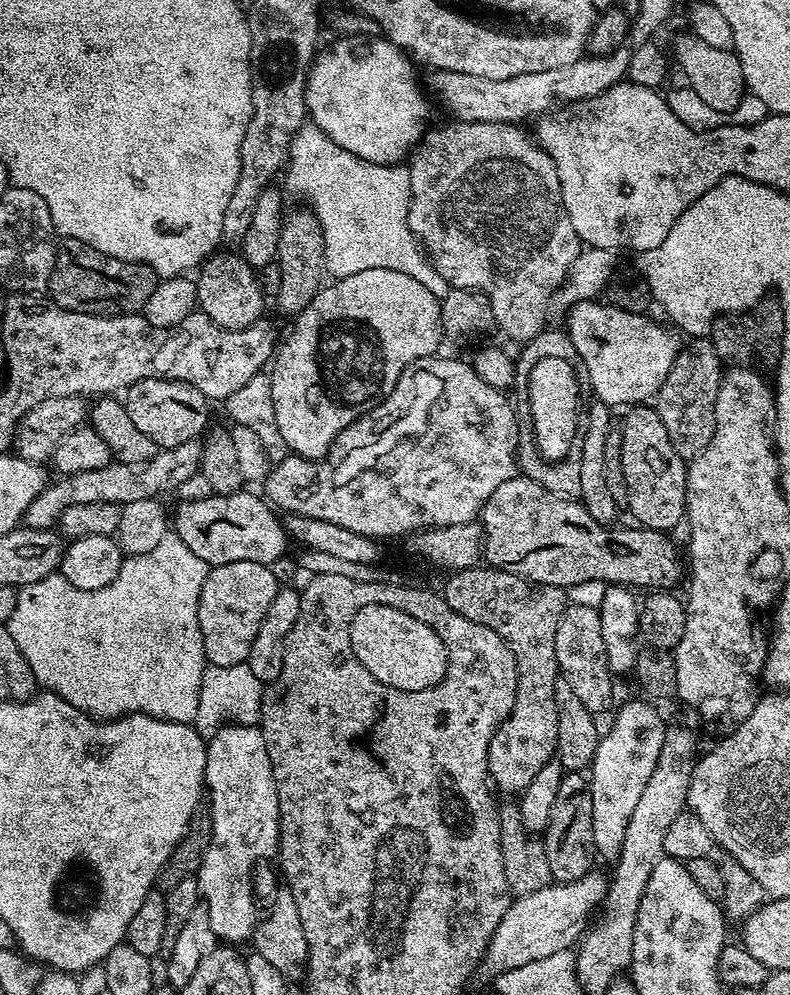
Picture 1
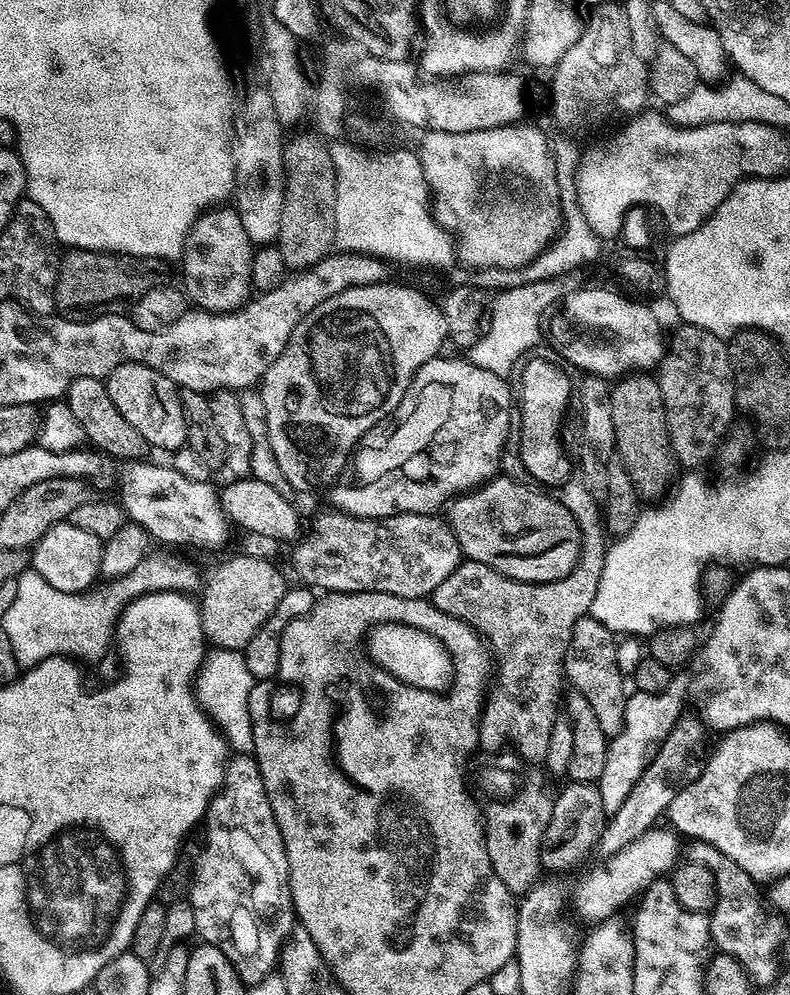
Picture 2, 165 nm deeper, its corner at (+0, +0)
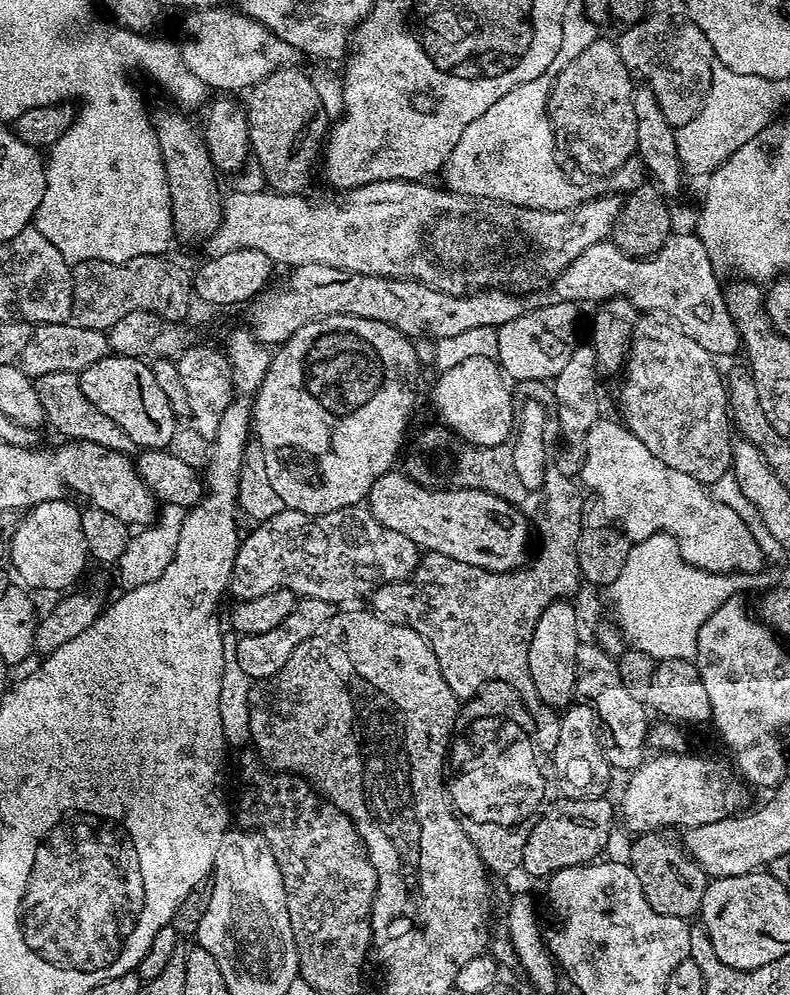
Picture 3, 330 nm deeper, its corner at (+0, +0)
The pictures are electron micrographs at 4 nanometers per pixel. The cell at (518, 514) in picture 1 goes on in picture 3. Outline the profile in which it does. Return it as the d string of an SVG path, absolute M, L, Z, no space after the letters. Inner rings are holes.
M393 468L374 482L368 491L366 504L380 524L405 534L406 538L427 553L440 553L454 561L466 562L467 565L478 566L488 572L513 572L527 563L532 526L517 505L483 488L451 487L432 490L428 487L417 479L412 480L398 468Z

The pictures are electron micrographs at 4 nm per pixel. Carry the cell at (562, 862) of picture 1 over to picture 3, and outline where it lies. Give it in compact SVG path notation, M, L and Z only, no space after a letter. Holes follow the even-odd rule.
M608 798L568 799L572 800L558 801L548 813L545 811L529 827L520 868L532 876L548 878L554 872L561 872L563 868L581 867L595 861L601 855L599 852L608 844L608 835L612 832L612 812L614 816L613 801L611 804L604 800Z

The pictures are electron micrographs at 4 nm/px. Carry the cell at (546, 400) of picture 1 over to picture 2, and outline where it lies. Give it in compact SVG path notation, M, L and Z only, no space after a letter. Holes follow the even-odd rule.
M533 357L524 370L524 392L518 401L518 454L523 468L543 487L563 487L571 479L564 468L562 444L558 438L562 420L570 400L570 380L553 361Z

